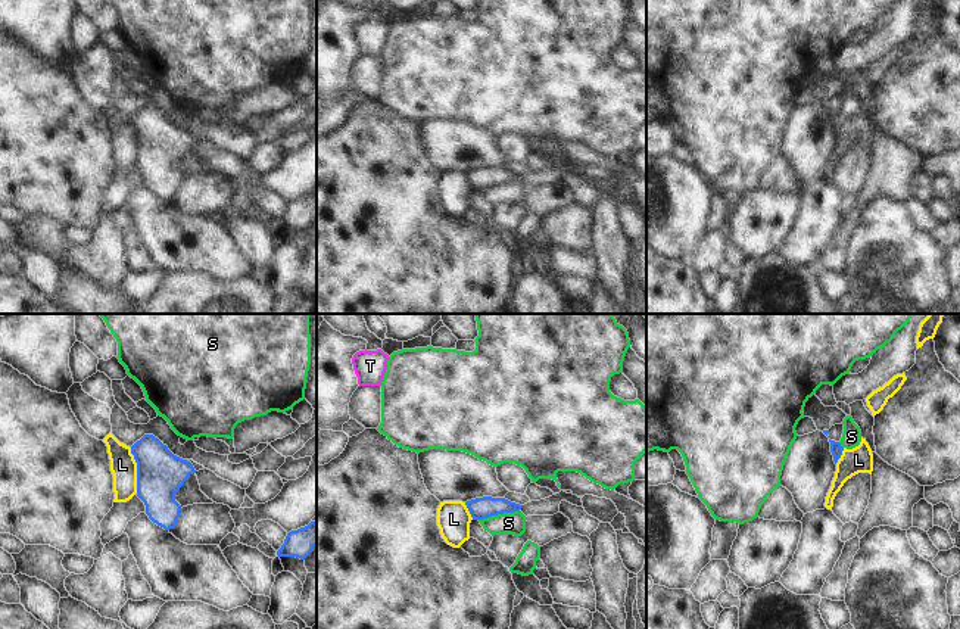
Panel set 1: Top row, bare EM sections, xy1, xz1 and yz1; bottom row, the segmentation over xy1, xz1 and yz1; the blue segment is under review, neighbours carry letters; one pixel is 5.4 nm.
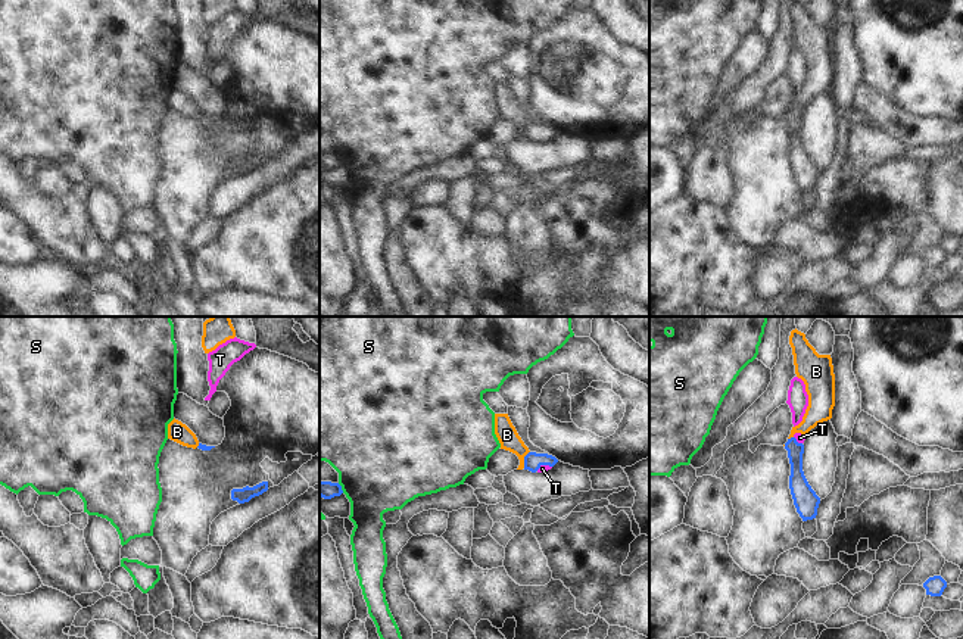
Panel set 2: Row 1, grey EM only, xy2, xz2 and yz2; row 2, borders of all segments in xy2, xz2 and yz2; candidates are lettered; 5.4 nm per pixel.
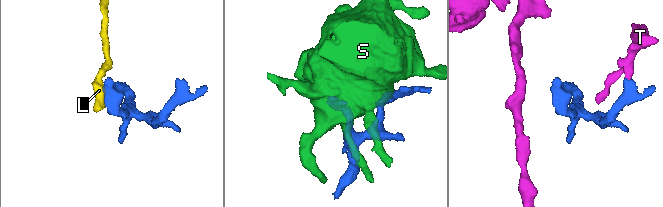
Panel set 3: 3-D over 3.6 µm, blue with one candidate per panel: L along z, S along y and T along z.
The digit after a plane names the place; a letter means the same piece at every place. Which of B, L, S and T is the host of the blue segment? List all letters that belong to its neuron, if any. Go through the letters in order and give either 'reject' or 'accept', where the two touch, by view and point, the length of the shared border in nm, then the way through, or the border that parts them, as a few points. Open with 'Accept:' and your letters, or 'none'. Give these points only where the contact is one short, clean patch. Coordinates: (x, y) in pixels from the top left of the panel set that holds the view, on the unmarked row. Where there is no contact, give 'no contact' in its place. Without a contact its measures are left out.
Accept: T
B: reject | xz2 (524, 130) | 100 nm | along xz2 (529, 121), (523, 137)
L: reject | xy1 (137, 140) | 260 nm | along xy1 (130, 118), (136, 133), (137, 162)
S: reject | xz1 (498, 183) | 240 nm | along xz1 (519, 180), (492, 184), (479, 190)
T: accept | xz2 (544, 134) | 90 nm | across xz2 (532, 131), (544, 134), (542, 139)

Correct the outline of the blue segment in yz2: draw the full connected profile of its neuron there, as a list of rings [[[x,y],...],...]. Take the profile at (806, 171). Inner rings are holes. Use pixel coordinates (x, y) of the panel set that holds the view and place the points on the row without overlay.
[[[795,103],[785,113],[785,119],[791,134],[789,159],[794,175],[802,191],[807,191],[816,188],[820,168],[811,159],[802,141],[804,110],[804,105]]]

